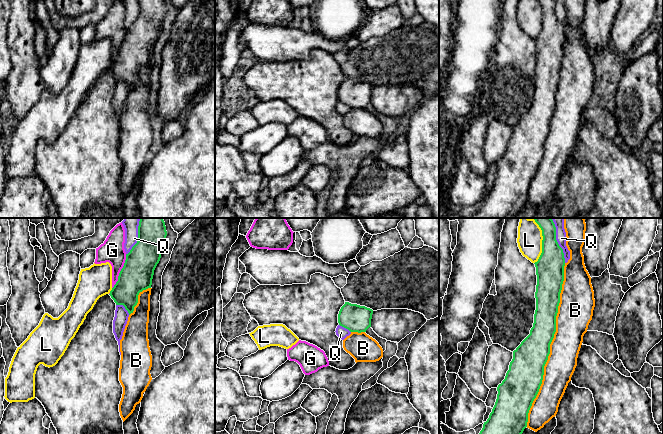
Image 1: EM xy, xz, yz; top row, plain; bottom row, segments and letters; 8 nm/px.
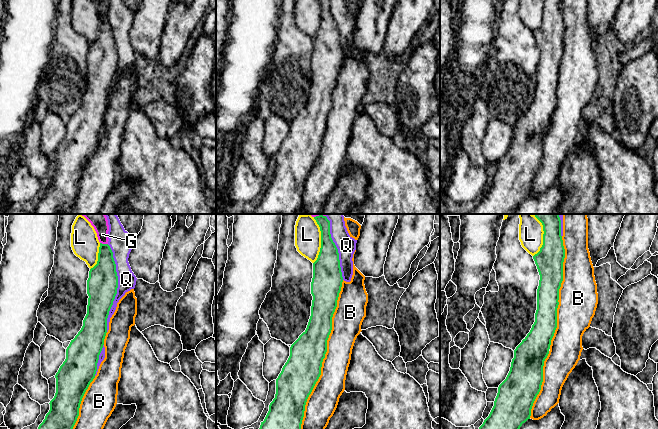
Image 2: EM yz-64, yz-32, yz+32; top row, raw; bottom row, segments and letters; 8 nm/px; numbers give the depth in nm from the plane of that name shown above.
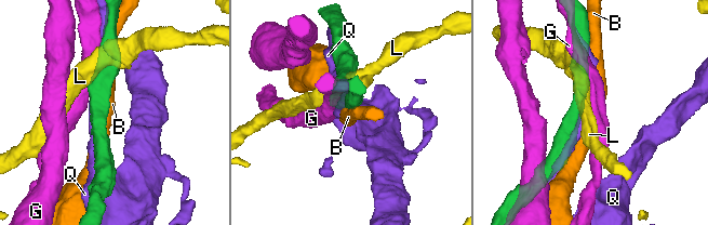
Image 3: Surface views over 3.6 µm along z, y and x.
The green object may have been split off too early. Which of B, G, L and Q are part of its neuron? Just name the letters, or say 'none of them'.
B

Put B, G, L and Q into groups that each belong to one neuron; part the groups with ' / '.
B / G / L / Q

